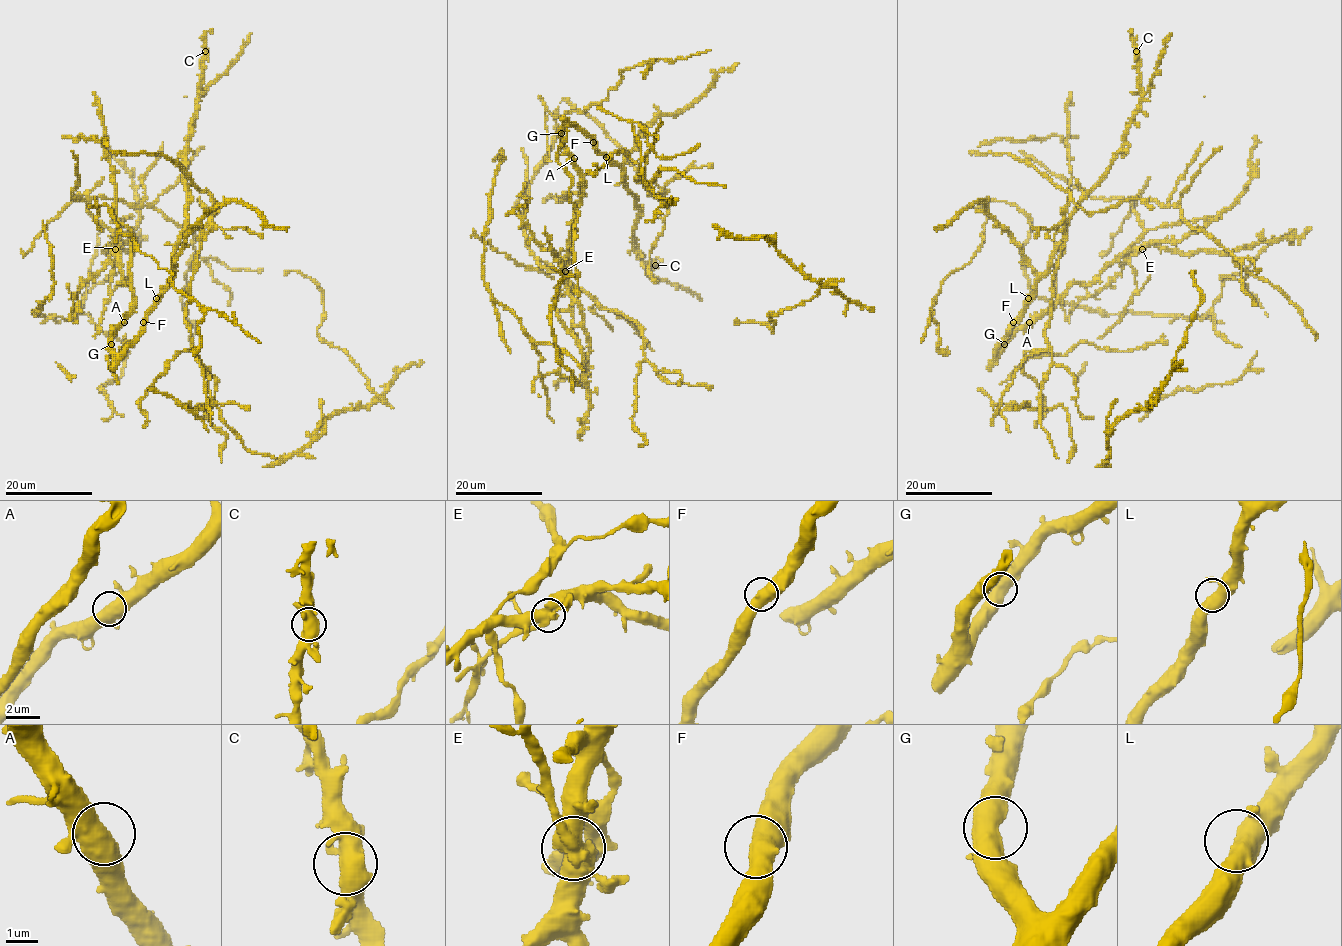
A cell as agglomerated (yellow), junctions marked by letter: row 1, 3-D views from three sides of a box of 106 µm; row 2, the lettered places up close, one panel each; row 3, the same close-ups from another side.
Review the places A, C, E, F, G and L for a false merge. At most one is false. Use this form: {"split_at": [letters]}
{"split_at": ["E"]}

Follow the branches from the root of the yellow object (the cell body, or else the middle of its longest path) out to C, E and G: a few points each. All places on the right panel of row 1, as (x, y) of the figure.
C: (1029, 299), (1062, 238), (1069, 216), (1097, 184), (1122, 146), (1126, 124), (1140, 98), (1136, 51)
E: (1029, 299), (996, 356), (1017, 330), (1035, 322), (1072, 284), (1089, 283), (1124, 254), (1142, 248)
G: (1029, 299), (1004, 344)

